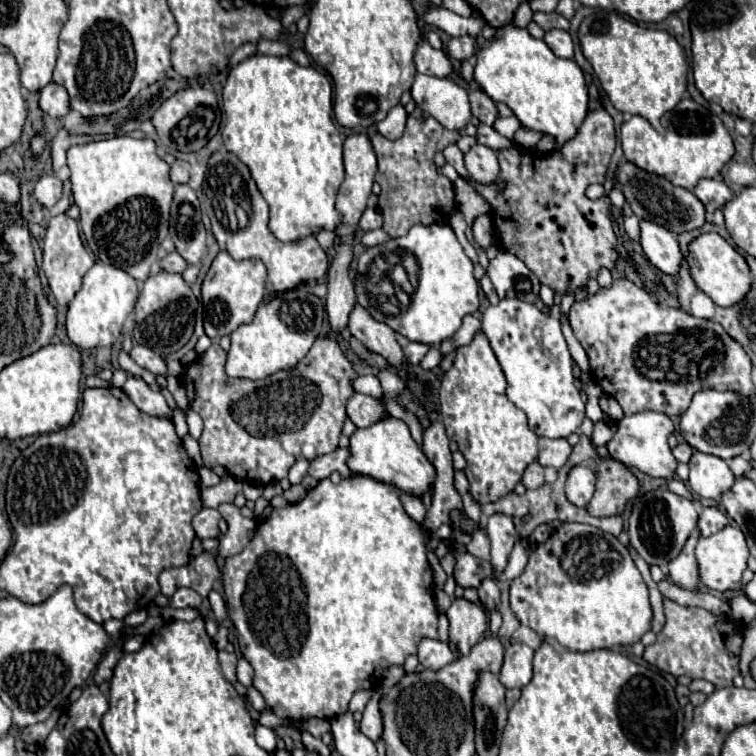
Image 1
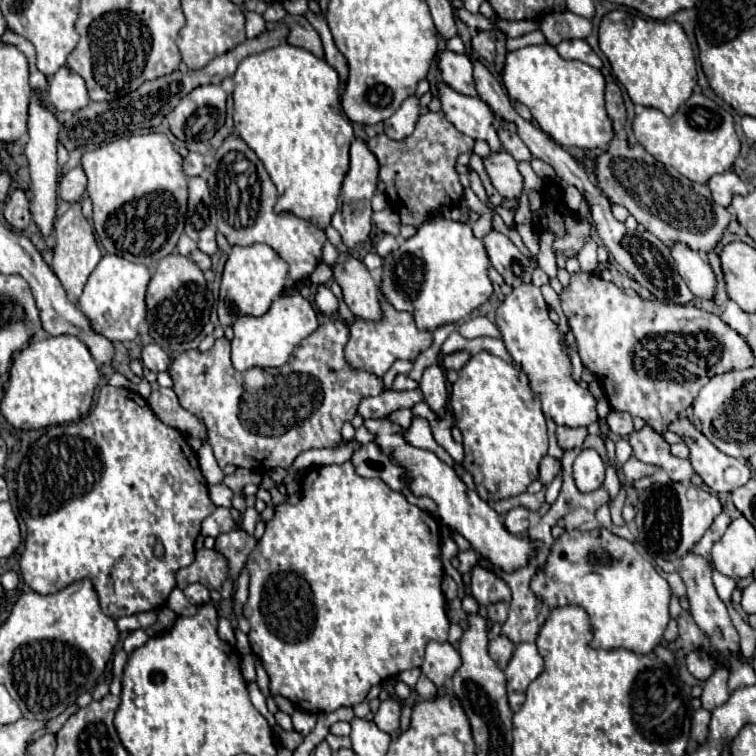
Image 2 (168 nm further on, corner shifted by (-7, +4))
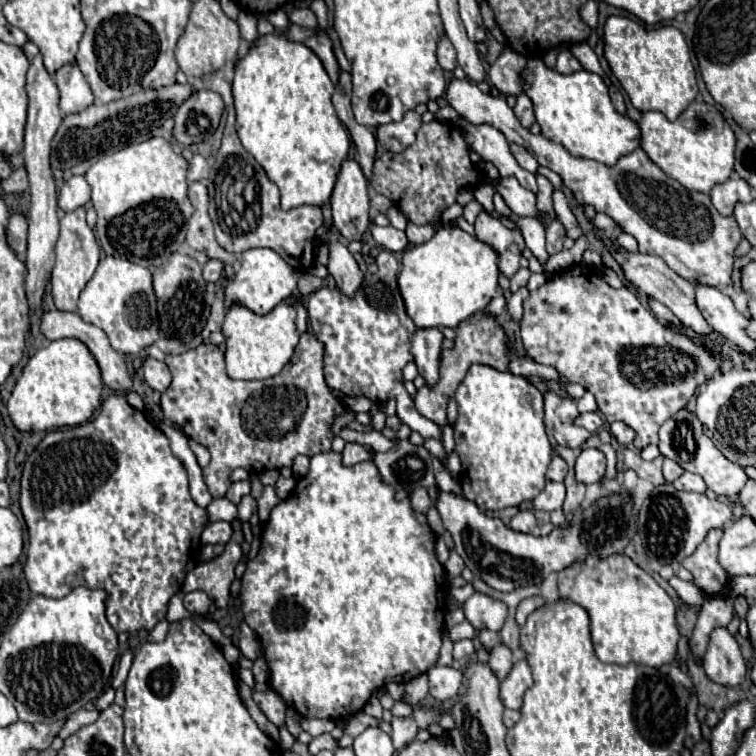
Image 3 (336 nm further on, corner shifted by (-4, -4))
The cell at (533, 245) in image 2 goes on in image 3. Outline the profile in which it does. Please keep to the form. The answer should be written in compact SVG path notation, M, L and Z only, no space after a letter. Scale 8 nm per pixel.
M528 268L519 269L519 271L510 279L510 291L514 293L521 287L526 286L531 274L532 273Z

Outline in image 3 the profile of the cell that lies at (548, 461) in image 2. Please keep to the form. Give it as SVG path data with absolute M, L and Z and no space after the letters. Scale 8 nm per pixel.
M553 455L553 461L551 461L549 471L547 471L547 477L549 477L551 481L563 481L565 475L567 475L567 463L565 463L561 457Z

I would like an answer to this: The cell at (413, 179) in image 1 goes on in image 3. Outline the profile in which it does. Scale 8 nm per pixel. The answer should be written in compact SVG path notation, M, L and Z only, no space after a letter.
M431 121L421 125L417 131L417 141L403 153L385 151L377 157L371 185L377 193L389 197L409 221L415 225L429 225L439 221L441 213L455 203L455 197L463 185L471 183L471 187L475 187L479 179L477 167L473 171L469 145L463 139L463 131L451 123Z

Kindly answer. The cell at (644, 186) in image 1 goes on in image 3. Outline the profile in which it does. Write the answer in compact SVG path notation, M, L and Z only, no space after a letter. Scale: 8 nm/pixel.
M453 79L447 87L447 101L467 123L487 123L499 129L509 143L531 151L539 165L549 167L563 179L563 185L575 195L579 205L591 205L595 211L607 213L623 233L633 235L641 253L661 257L673 271L691 283L701 283L715 289L733 285L731 273L735 247L743 239L737 221L733 217L719 215L707 193L689 191L663 173L643 149L635 149L631 155L621 157L617 165L607 167L593 159L573 157L559 143L545 139L543 135L533 135L517 121L505 99L485 95L475 83Z

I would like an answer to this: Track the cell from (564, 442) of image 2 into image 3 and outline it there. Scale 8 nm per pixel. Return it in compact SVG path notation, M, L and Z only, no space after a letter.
M547 389L543 393L545 397L545 427L553 433L555 441L561 447L581 447L591 433L587 429L581 429L575 425L575 419L579 417L575 401L569 397L561 397L555 391Z

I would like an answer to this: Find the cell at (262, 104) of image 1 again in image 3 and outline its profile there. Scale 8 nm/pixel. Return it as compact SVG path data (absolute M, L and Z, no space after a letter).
M281 29L255 39L245 57L235 63L233 97L237 111L237 135L247 153L265 169L267 177L277 183L281 191L281 207L293 209L299 205L327 203L337 181L343 159L347 157L351 139L345 125L337 119L331 105L335 85L331 83L321 59L303 43L289 41Z

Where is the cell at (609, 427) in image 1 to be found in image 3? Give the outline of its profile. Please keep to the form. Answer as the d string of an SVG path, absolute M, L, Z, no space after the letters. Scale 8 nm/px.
M615 421L615 423L611 423L611 435L621 443L621 445L631 445L633 443L633 439L635 439L635 431L629 427L629 425L625 425L623 421Z

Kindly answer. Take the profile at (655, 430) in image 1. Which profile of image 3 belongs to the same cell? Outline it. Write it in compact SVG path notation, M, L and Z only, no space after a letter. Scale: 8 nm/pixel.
M683 473L677 481L673 481L673 487L679 491L693 491L693 493L705 493L707 491L705 481L695 473Z

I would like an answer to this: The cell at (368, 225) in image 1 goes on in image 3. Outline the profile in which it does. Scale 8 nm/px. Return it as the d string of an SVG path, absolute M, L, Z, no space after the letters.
M373 225L371 233L373 233L373 239L379 245L383 245L385 249L389 249L389 251L403 251L409 245L409 241L405 237L405 231L399 231L399 229L391 227L391 225L389 227Z

